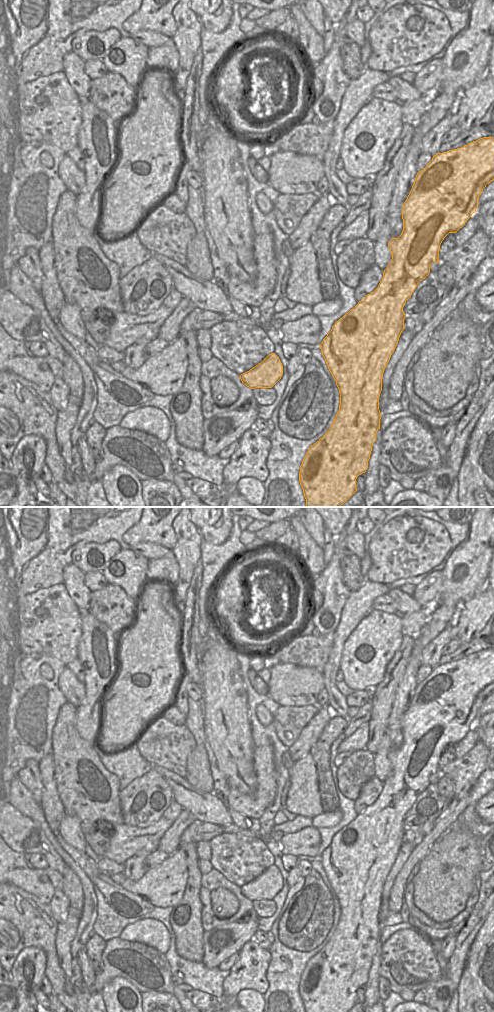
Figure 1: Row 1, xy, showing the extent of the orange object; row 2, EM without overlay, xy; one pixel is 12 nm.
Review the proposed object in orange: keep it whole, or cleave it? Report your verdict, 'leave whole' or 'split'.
leave whole

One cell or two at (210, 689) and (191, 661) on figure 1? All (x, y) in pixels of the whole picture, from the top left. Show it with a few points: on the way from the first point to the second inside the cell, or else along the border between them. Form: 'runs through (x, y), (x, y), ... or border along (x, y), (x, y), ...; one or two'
border along (197, 662), (201, 687); two

